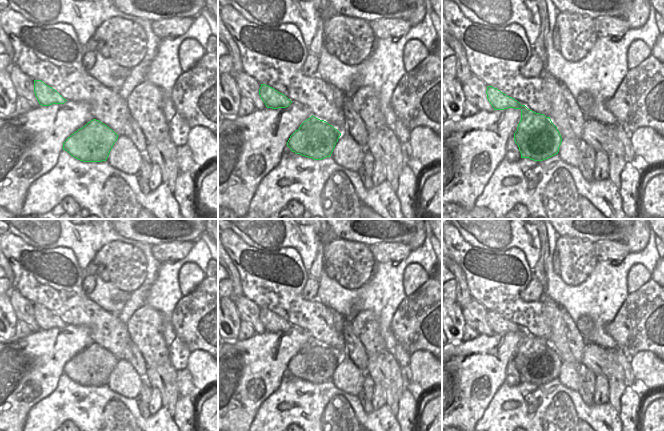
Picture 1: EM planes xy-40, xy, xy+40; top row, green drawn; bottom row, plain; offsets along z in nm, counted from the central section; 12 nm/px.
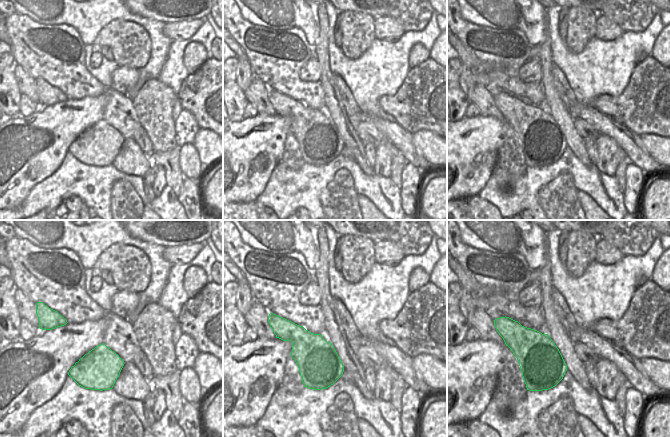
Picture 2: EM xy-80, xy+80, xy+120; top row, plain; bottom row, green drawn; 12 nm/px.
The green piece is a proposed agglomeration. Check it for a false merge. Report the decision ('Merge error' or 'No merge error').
Merge error

